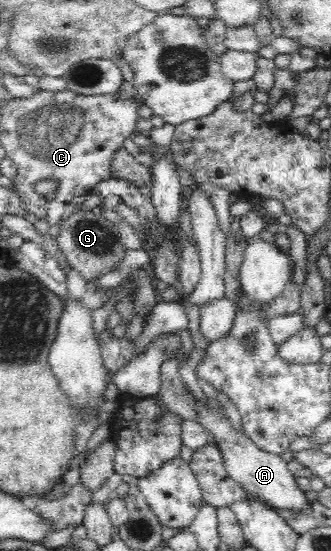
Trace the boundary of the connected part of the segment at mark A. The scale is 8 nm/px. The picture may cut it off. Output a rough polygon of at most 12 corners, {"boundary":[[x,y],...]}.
{"boundary":[[200,404],[196,422],[214,436],[222,466],[272,509],[310,502],[280,455],[236,434]]}

